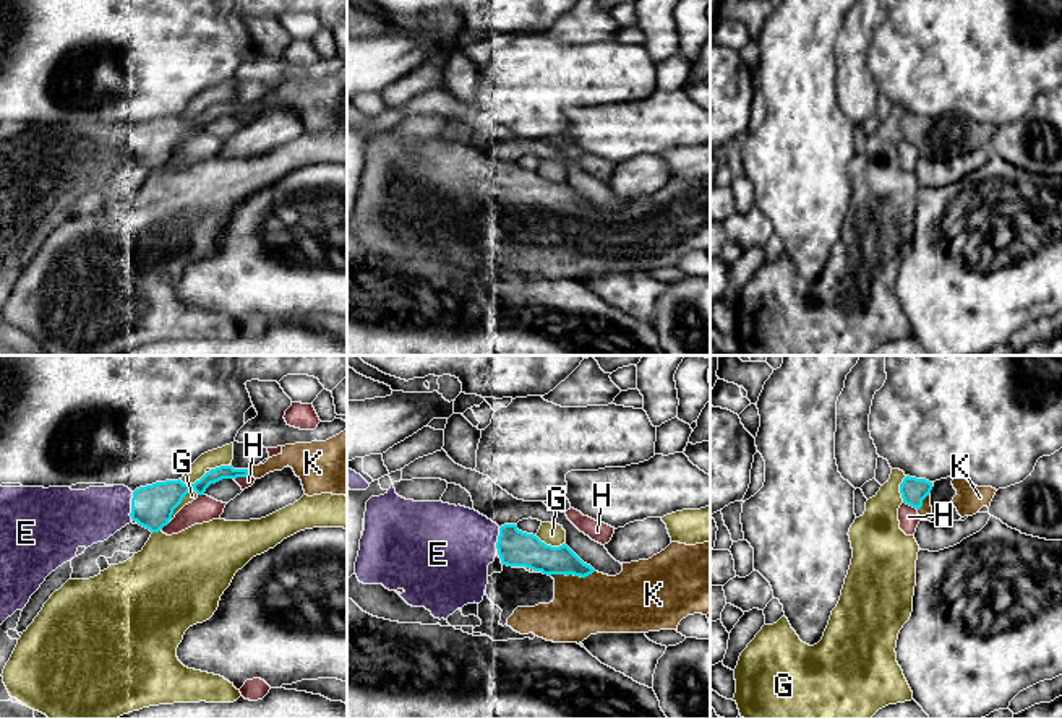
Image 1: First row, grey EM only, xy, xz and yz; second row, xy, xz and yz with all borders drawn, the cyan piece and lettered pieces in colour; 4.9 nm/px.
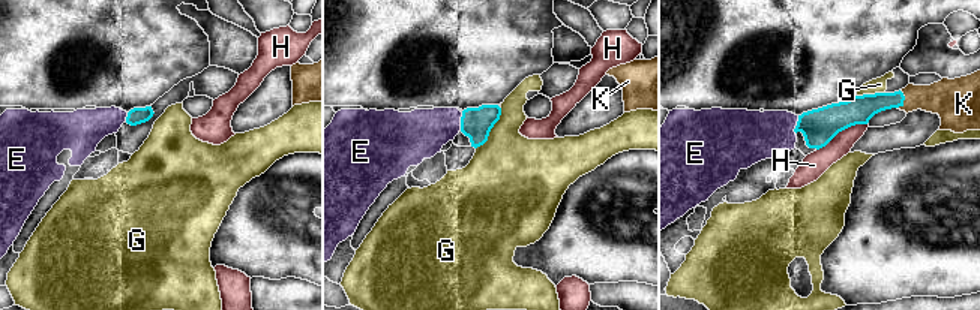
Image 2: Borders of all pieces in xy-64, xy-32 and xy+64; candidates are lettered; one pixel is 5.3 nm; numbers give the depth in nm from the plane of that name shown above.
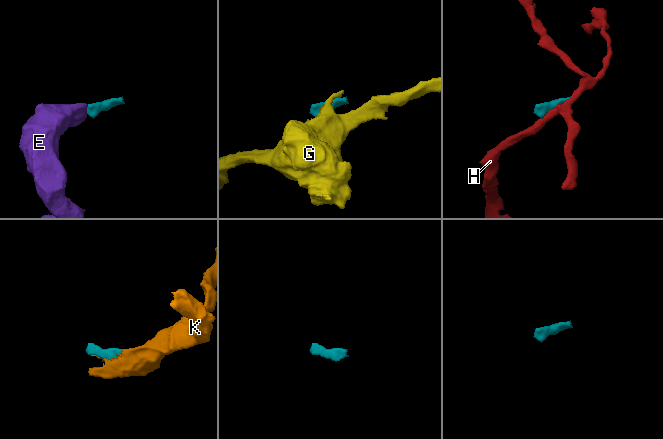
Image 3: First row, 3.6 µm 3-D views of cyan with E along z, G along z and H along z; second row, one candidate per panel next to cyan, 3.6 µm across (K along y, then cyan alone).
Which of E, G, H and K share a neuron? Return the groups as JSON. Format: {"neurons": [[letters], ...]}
{"neurons": [["E", "K"], ["G"], ["H"]]}

